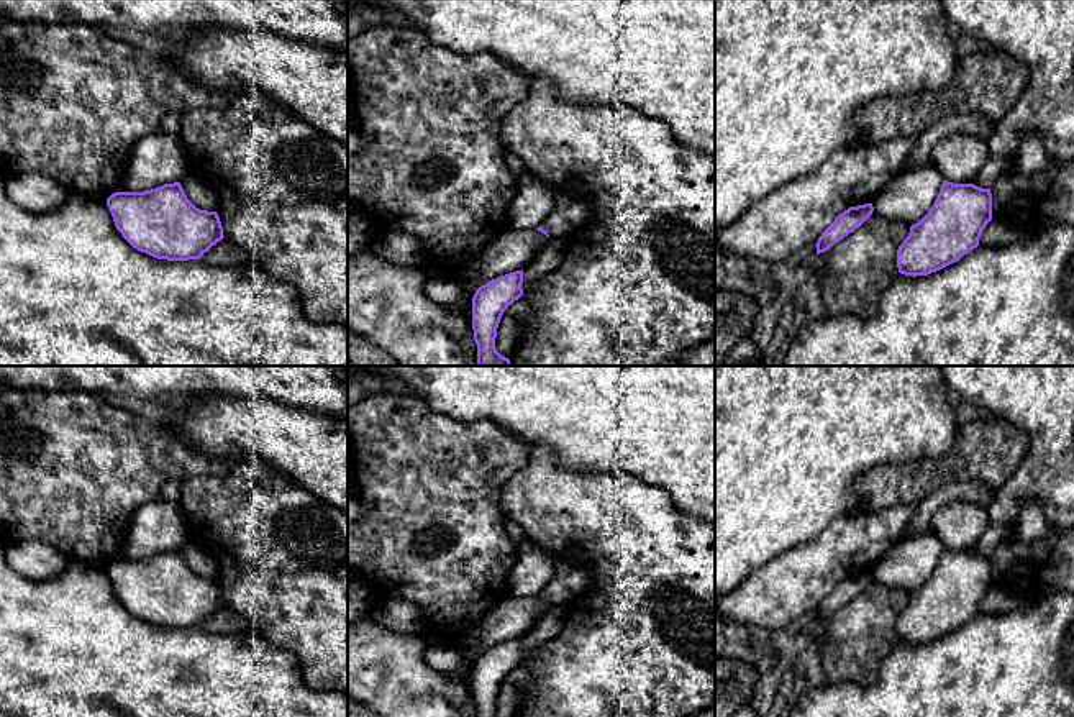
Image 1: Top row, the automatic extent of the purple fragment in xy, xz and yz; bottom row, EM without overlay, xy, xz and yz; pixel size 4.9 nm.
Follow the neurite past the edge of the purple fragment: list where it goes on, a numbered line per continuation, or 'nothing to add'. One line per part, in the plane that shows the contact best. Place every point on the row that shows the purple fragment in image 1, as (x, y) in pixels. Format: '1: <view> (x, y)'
1: xz (568, 214)

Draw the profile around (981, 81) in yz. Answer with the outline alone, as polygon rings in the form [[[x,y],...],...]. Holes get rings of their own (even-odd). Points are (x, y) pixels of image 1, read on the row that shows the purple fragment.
[[[987,46],[958,59],[953,80],[940,90],[920,90],[864,103],[854,118],[862,144],[917,139],[951,113],[981,113],[999,123],[1020,100],[1030,71],[1008,53]]]

